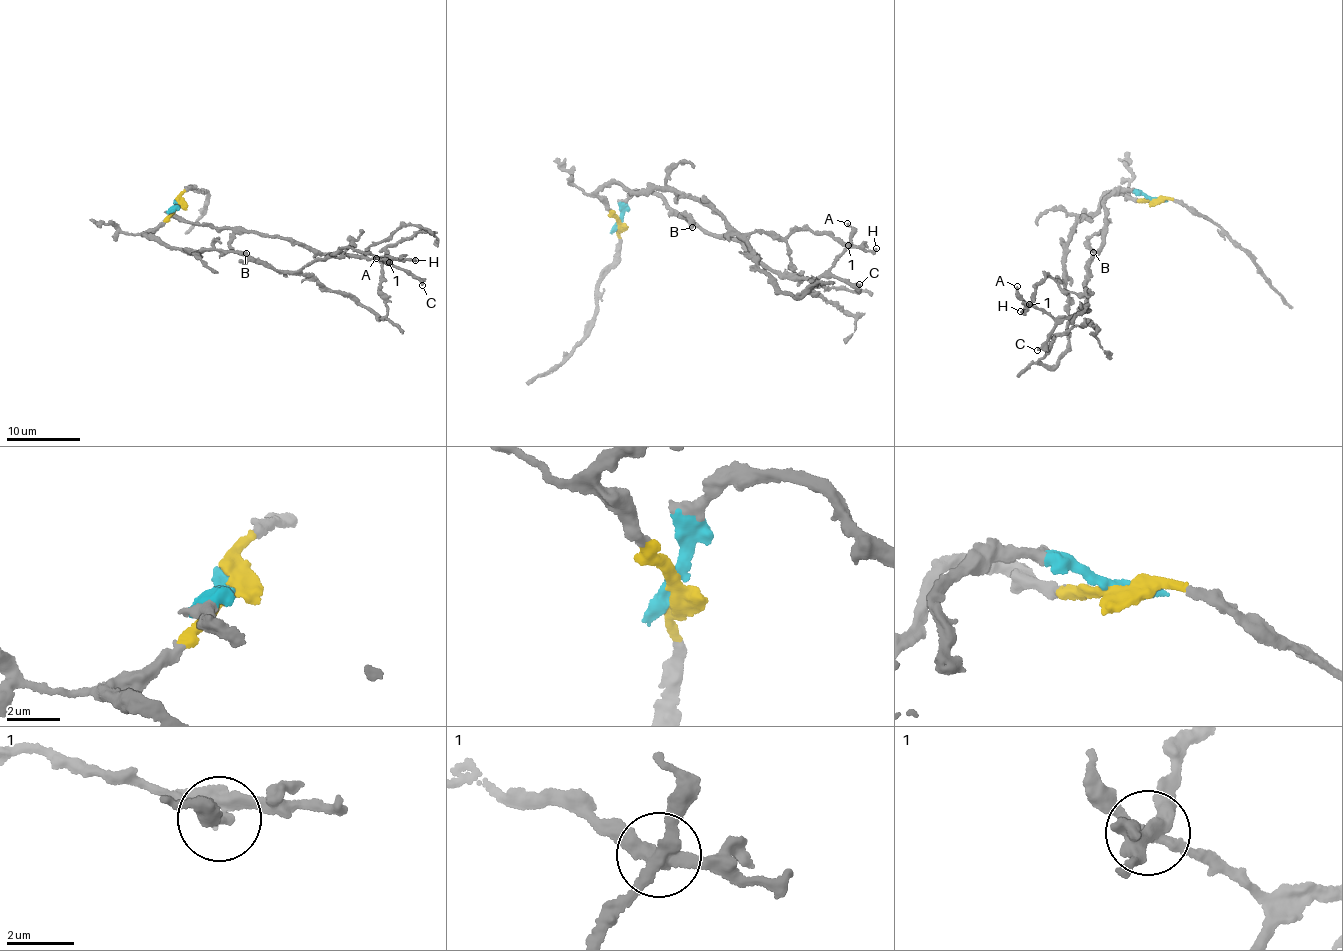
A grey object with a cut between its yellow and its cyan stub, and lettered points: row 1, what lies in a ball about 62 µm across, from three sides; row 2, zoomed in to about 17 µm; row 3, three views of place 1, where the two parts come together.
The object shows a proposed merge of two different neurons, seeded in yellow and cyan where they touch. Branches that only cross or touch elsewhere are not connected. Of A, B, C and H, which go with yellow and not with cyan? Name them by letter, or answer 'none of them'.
H

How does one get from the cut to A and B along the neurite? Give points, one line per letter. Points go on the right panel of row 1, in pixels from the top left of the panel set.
A: (1153, 199), (1120, 192), (1101, 206), (1102, 241), (1086, 263), (1086, 300), (1070, 318), (1029, 304), (1017, 286)
B: (1153, 199), (1129, 192), (1108, 198), (1101, 206), (1104, 225), (1088, 240), (1093, 252)

